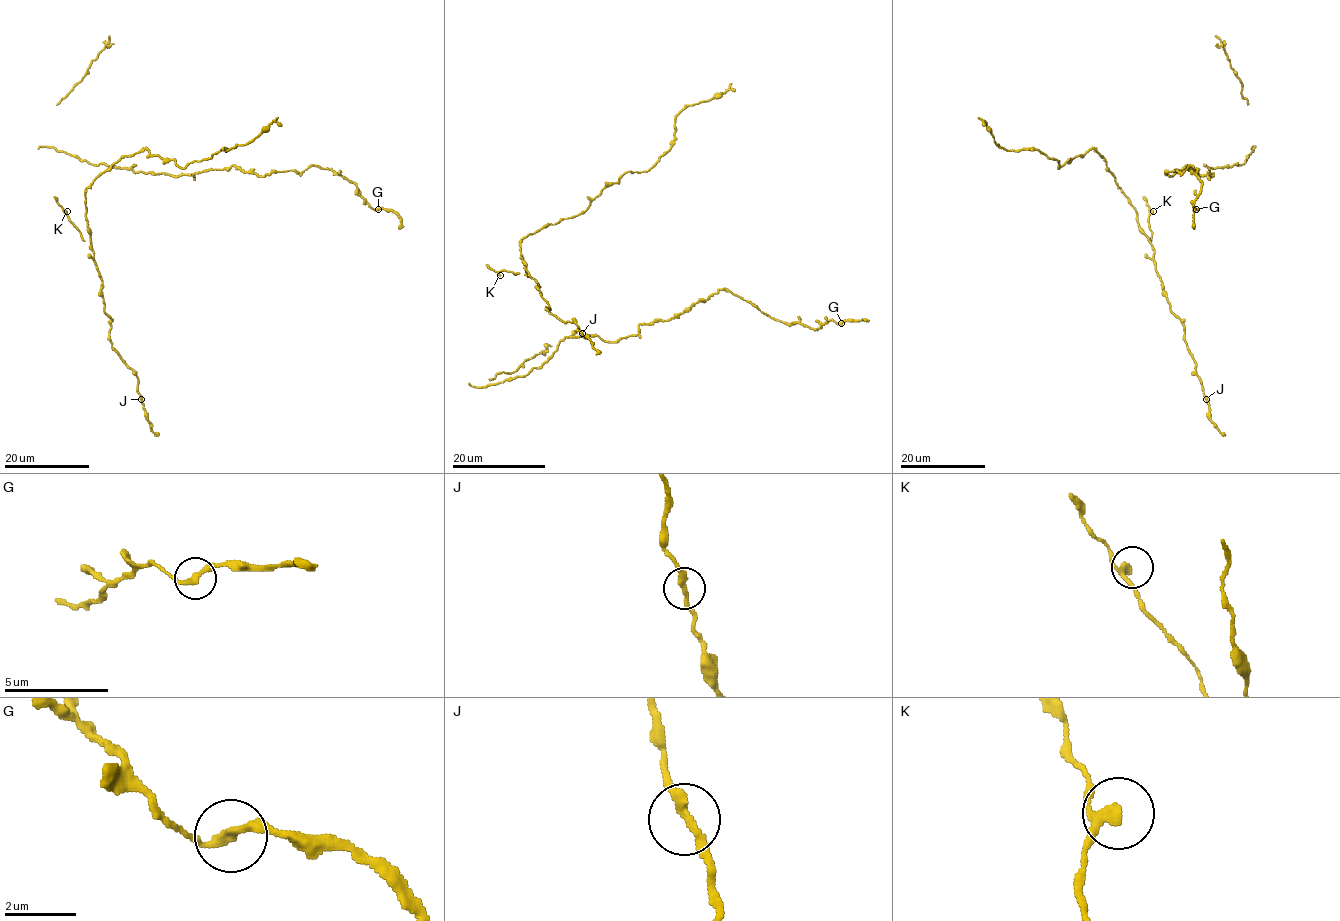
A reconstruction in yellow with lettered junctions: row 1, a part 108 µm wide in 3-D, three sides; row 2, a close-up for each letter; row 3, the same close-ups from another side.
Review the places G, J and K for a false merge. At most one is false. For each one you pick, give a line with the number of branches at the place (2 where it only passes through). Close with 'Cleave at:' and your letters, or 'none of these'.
Cleave at: none of these

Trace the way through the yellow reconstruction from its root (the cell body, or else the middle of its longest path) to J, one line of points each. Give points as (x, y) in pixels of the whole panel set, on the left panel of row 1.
J: (67, 211), (81, 237), (90, 240), (102, 281), (104, 312), (111, 320), (109, 341), (137, 377), (141, 399)

